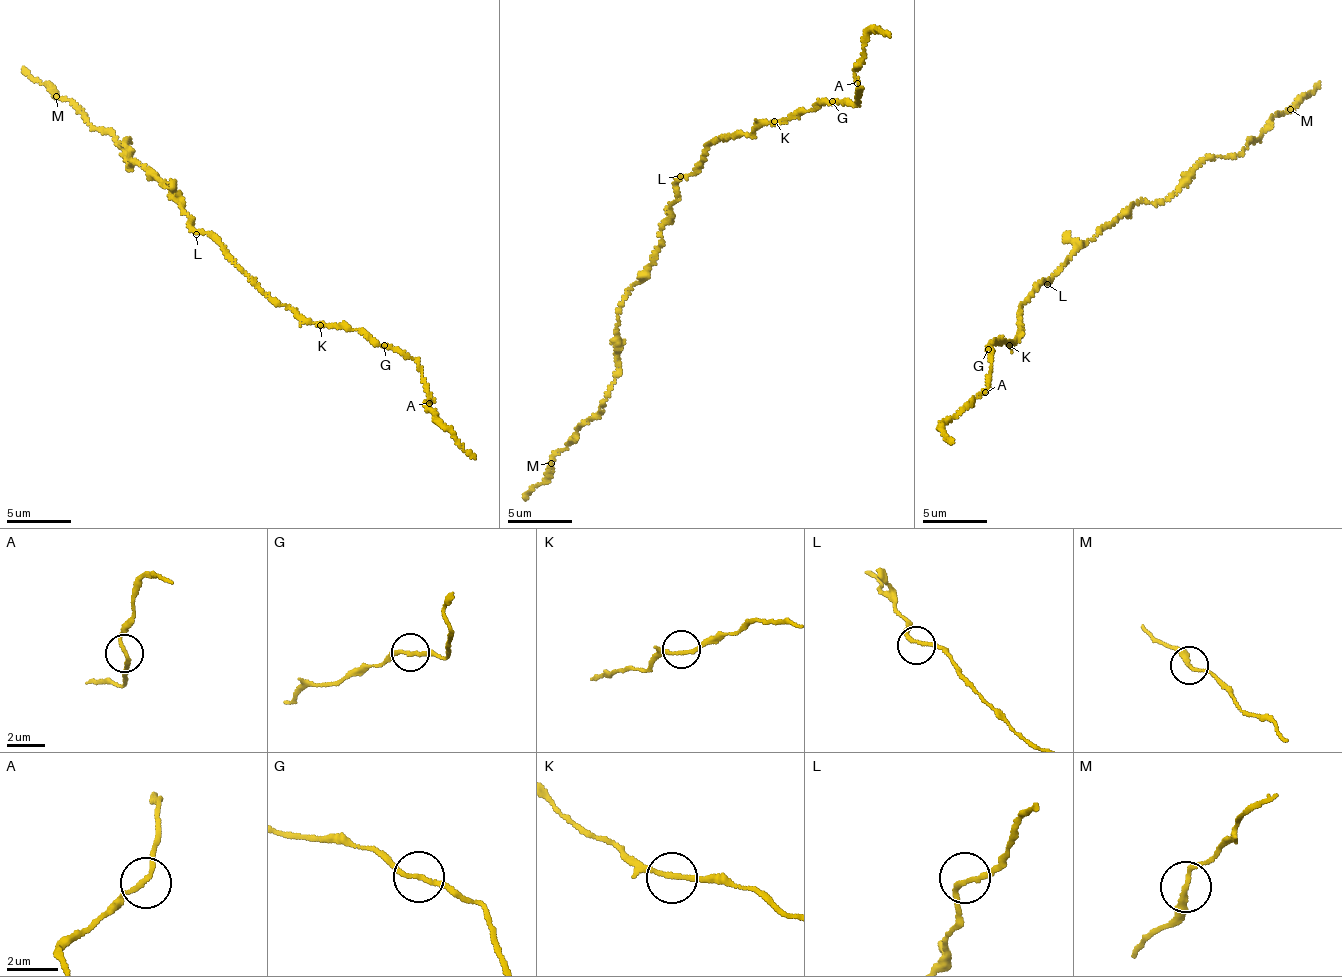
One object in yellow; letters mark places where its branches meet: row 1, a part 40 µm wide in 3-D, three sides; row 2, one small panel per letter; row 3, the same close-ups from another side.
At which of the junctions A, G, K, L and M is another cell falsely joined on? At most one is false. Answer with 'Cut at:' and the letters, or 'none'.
Cut at: A

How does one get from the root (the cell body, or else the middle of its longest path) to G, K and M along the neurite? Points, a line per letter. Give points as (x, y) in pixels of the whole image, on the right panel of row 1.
G: (1047, 281), (1022, 304), (1017, 323), (1021, 335), (1011, 344), (994, 339), (988, 349)
K: (1047, 281), (1045, 279), (1022, 304), (1017, 323), (1021, 328), (1018, 333), (1021, 335), (1009, 345)
M: (1047, 281), (1075, 248), (1133, 205), (1166, 197), (1207, 159), (1243, 151), (1273, 116), (1290, 109)

